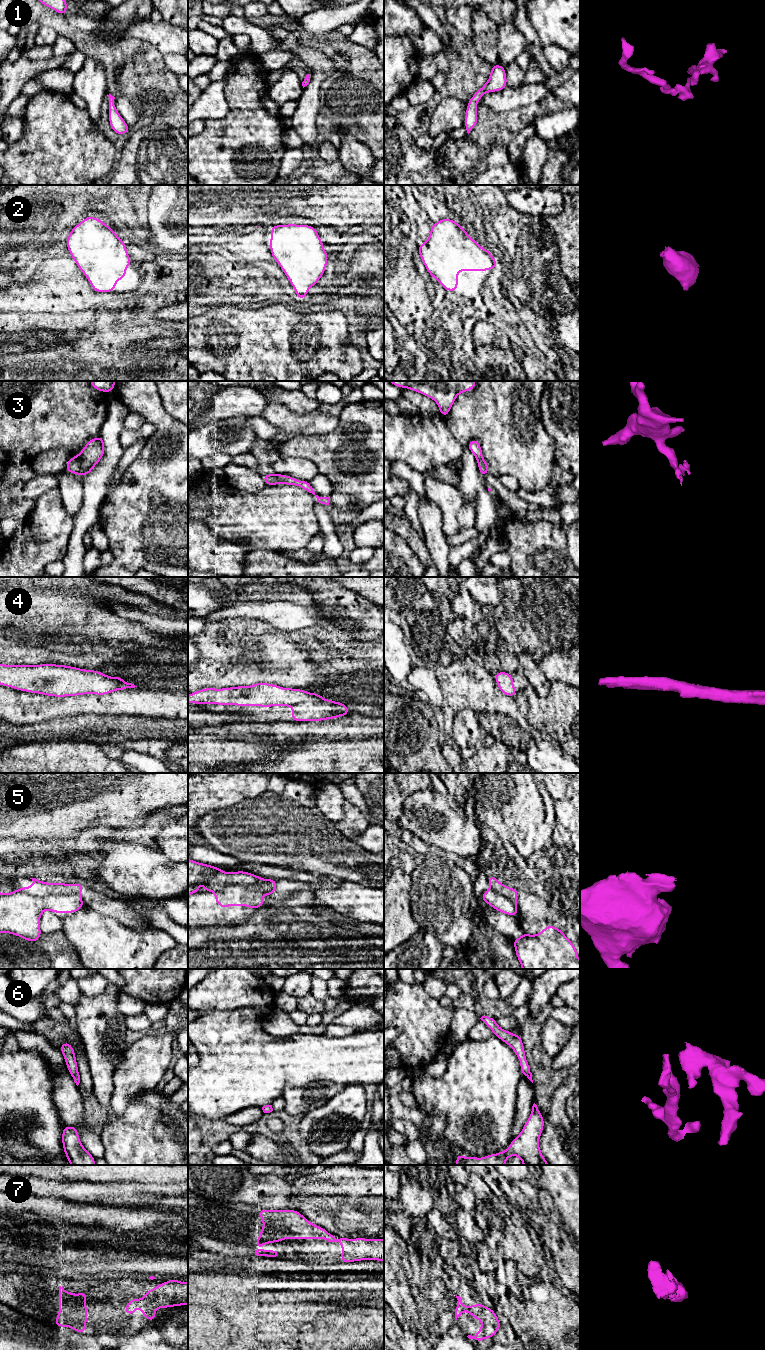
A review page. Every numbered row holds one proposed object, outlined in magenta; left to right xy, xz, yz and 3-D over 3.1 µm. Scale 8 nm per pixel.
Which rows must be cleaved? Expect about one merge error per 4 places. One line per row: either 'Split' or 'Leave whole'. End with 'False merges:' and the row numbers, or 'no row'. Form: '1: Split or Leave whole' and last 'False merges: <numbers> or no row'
1: Leave whole
2: Leave whole
3: Leave whole
4: Leave whole
5: Split
6: Leave whole
7: Leave whole
False merges: 5

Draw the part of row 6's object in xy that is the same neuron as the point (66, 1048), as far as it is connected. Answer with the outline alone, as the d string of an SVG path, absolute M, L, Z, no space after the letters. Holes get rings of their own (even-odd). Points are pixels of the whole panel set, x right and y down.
M63 1042L59 1050L62 1052L67 1069L72 1076L74 1082L78 1086L80 1083L80 1075L79 1070L76 1062L76 1055L72 1045L68 1042Z

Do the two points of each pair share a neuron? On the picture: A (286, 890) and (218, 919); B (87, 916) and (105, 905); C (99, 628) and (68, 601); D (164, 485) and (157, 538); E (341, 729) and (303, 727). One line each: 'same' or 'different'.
A: same
B: different
C: same
D: same
E: same

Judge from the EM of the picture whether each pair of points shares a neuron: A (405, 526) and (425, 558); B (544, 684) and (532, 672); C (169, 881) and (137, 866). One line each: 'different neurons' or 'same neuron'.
A: same neuron
B: same neuron
C: same neuron

